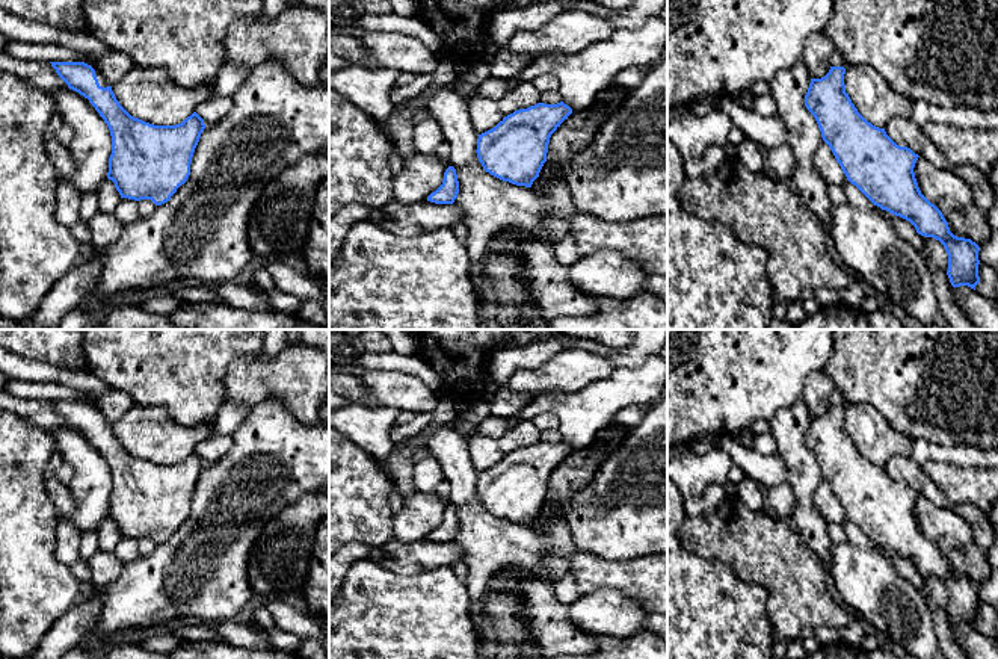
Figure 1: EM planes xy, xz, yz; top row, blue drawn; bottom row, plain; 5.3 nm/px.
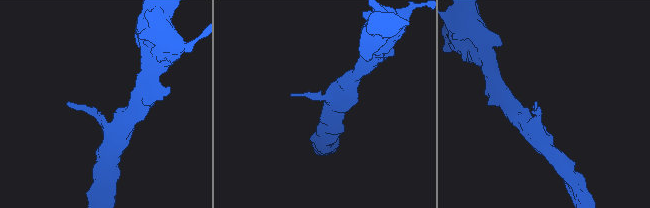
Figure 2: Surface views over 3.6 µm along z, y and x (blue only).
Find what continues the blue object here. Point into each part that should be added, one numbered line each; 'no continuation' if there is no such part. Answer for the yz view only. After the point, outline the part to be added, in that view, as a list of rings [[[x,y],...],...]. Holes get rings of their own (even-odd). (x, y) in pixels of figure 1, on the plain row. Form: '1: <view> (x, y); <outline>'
no continuation

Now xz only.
no continuation

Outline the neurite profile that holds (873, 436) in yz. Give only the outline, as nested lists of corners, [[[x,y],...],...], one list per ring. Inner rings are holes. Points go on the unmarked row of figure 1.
[[[873,405],[846,407],[844,423],[858,450],[879,467],[894,455],[910,455],[913,438],[894,429]]]

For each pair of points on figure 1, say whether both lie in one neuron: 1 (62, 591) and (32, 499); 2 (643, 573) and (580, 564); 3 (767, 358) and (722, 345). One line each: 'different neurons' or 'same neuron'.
1: same neuron
2: same neuron
3: same neuron

